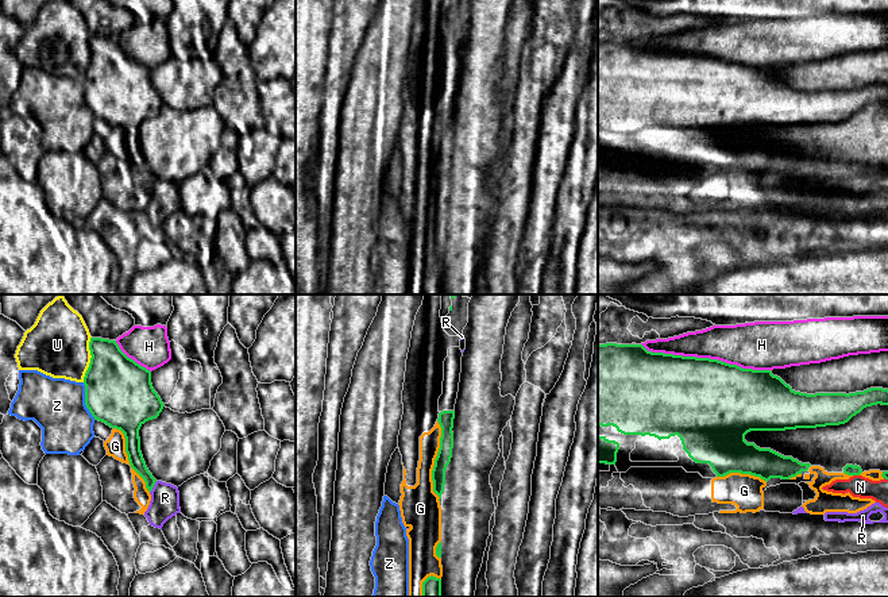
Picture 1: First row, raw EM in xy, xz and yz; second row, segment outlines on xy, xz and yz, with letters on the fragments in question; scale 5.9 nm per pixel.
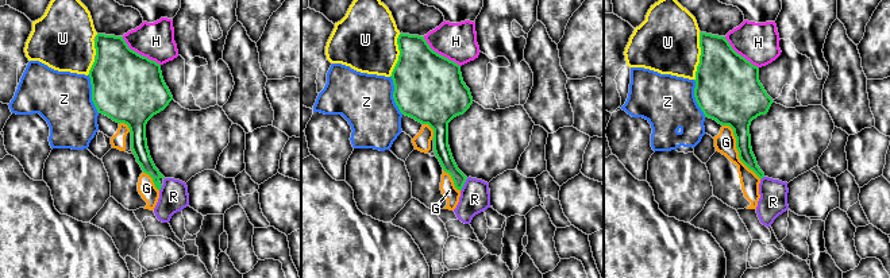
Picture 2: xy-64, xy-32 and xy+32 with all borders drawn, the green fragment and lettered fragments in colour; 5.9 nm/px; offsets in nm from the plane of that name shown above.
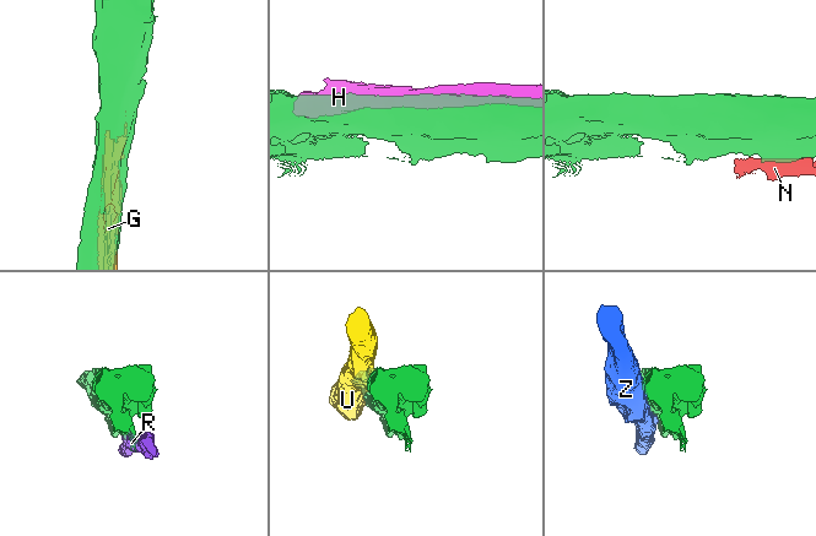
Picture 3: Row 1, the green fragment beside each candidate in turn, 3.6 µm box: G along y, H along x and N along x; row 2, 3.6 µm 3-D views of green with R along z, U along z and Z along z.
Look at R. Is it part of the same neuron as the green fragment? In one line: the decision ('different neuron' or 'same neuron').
different neuron

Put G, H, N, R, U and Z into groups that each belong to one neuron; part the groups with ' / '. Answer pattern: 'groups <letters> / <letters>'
groups G / H / N R / U / Z

